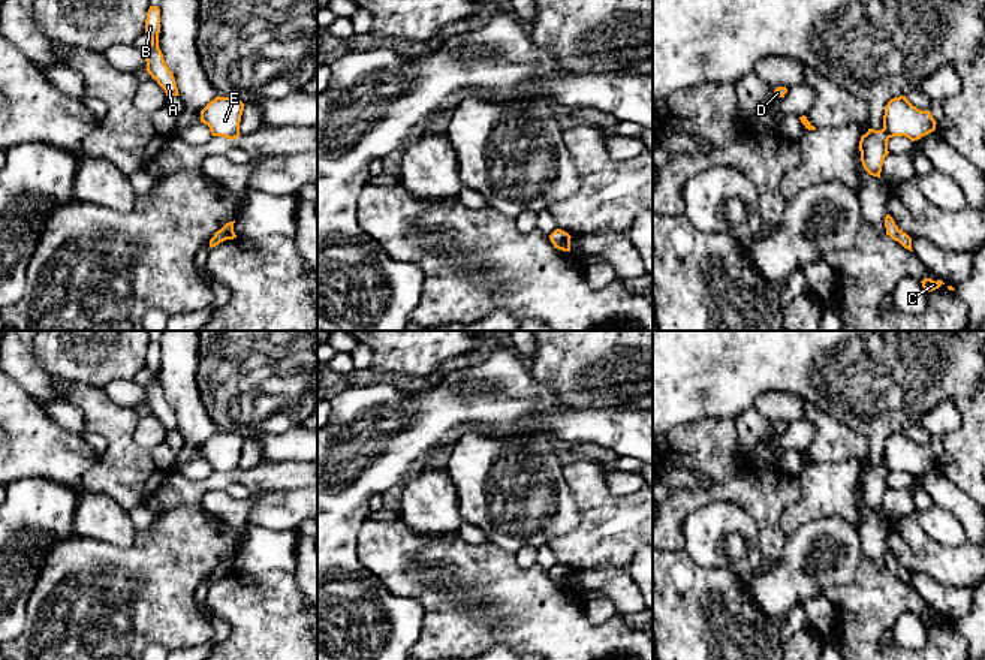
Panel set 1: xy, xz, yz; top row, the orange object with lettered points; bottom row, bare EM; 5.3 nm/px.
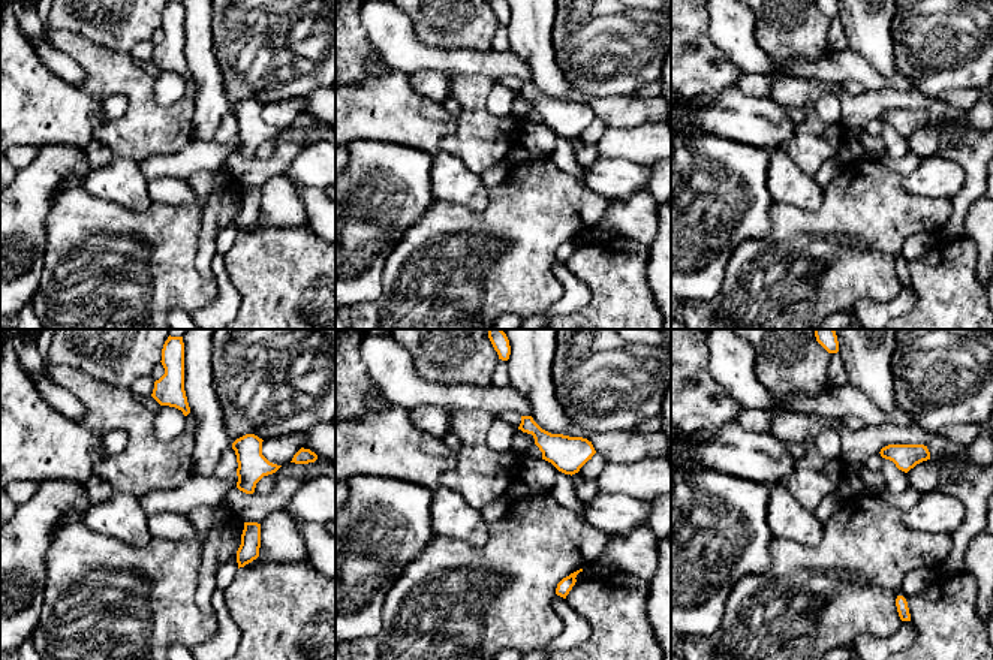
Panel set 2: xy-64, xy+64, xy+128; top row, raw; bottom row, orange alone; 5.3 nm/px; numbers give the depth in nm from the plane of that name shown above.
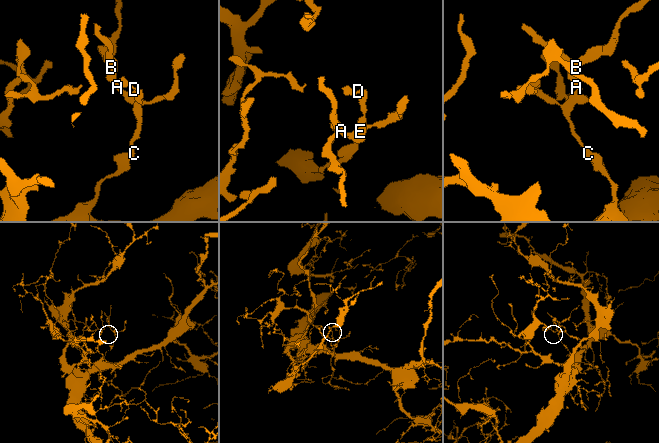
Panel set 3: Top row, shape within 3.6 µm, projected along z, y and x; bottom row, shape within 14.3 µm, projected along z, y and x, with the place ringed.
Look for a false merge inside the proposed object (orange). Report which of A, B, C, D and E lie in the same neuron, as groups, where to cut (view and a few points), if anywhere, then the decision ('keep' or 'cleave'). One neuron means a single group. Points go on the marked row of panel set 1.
A B C D E | no cut | keep

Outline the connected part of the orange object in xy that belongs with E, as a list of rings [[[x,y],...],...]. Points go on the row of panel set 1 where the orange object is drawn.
[[[217,96],[201,111],[201,123],[207,124],[213,136],[235,139],[240,136],[240,123],[244,103],[235,97]]]

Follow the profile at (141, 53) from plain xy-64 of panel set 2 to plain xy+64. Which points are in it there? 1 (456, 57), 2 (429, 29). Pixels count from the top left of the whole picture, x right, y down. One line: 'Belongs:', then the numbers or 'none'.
Belongs: 1

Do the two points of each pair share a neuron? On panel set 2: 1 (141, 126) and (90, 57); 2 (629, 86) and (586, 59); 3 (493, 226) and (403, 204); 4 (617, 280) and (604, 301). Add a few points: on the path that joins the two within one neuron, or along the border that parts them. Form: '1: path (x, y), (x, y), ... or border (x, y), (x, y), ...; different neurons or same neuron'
1: path (141, 108), (141, 102), (108, 72); same neuron
2: path (632, 63), (632, 44), (622, 33), (608, 36); same neuron
3: border (435, 201), (405, 232), (403, 238); different neurons
4: path (617, 285), (608, 297); same neuron

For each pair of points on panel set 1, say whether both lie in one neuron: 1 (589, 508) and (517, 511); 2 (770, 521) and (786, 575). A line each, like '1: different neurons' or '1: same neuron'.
1: different neurons
2: different neurons

